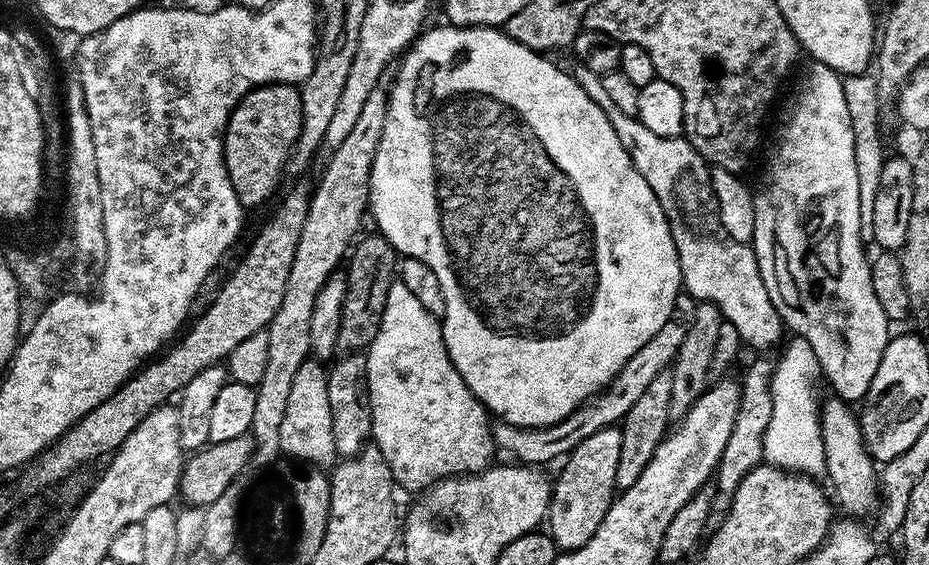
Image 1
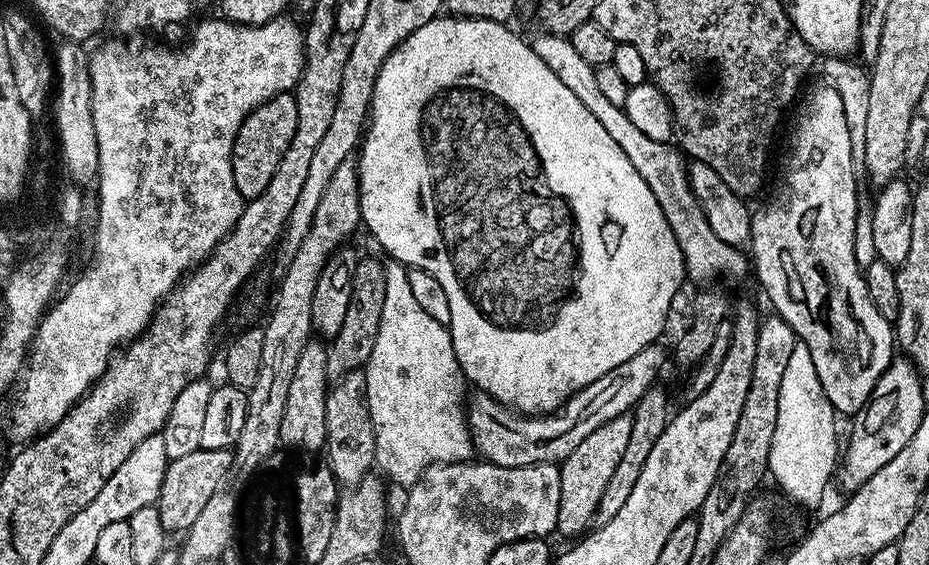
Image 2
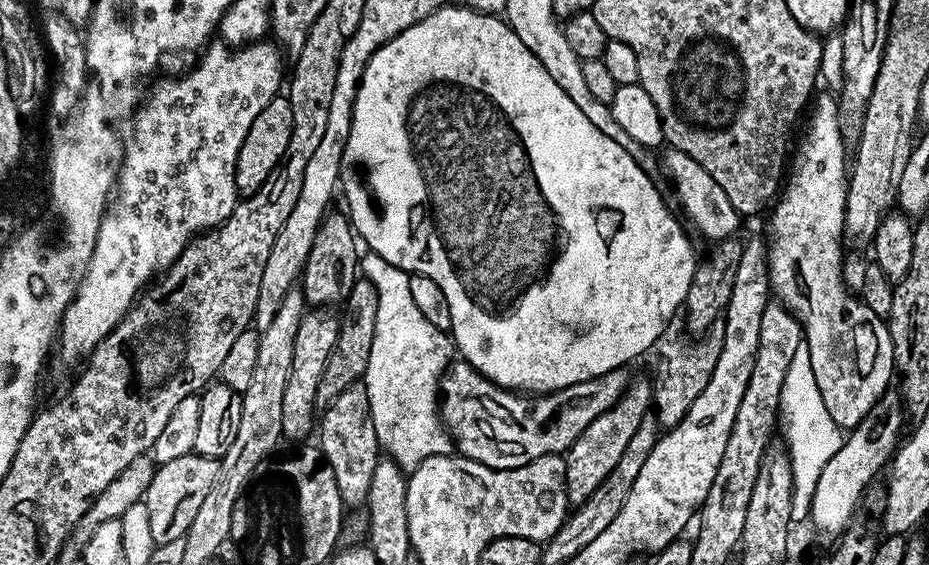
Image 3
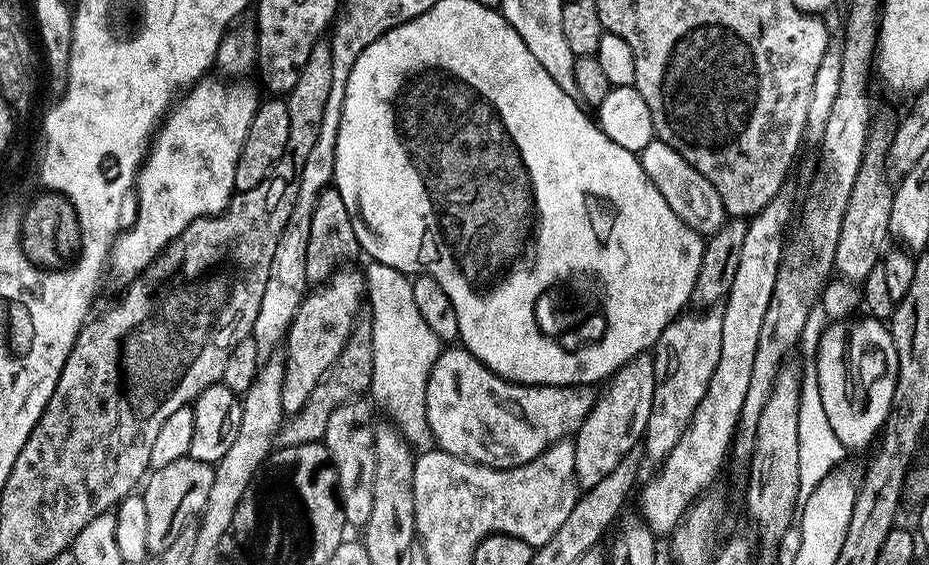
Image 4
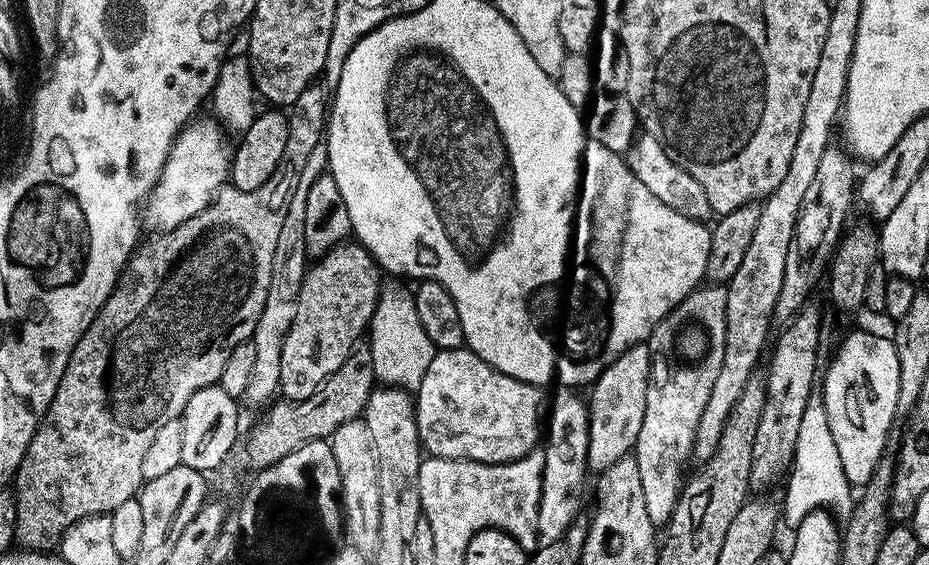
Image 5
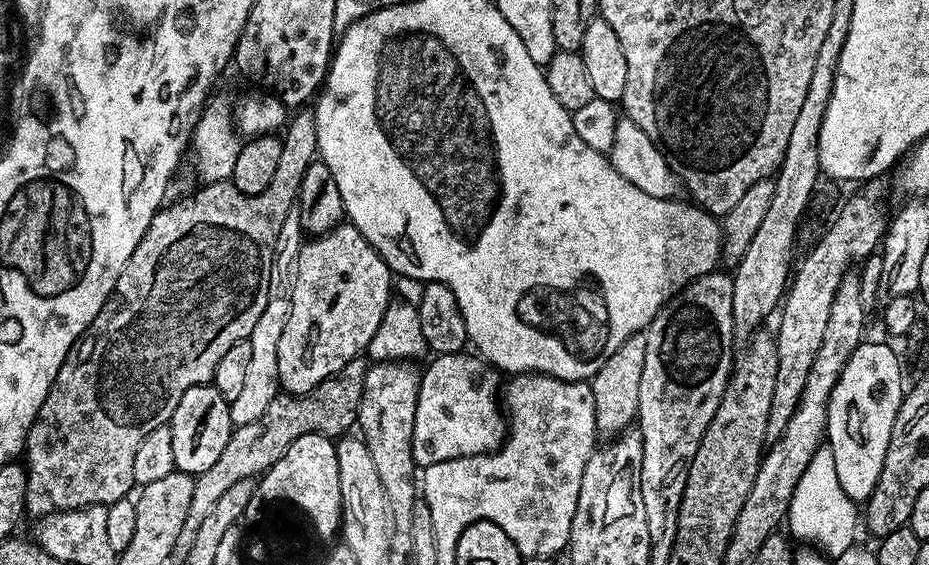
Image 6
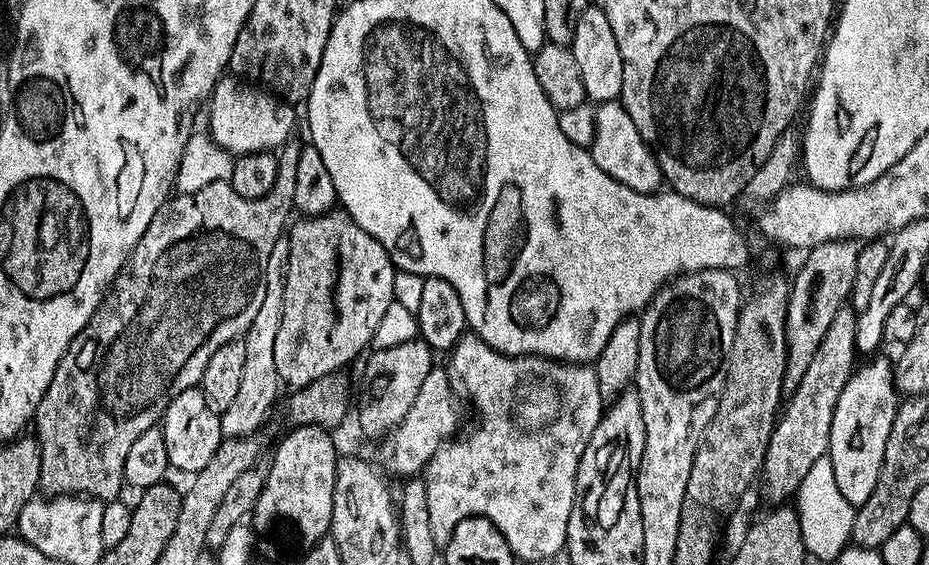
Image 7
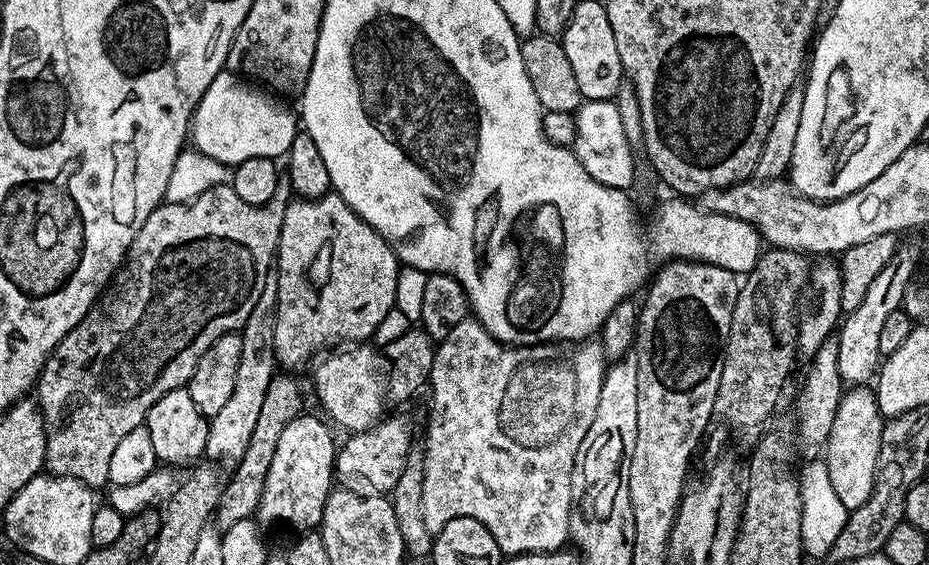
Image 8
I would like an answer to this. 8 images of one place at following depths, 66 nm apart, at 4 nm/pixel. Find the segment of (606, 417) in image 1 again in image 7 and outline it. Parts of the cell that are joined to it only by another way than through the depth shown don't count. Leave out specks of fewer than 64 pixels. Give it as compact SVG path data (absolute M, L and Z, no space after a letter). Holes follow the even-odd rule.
M434 366L426 376L414 403L407 411L406 418L392 433L392 452L390 462L393 470L402 478L419 475L441 444L447 443L460 422L460 404L450 386L451 377L440 366Z

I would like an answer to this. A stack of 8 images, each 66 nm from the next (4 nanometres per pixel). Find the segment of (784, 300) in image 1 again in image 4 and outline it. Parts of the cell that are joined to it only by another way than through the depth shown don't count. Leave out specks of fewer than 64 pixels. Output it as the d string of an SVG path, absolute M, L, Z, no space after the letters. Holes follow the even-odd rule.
M862 318L829 323L820 336L814 361L826 418L830 418L830 426L846 450L864 448L880 436L892 408L897 378L897 350L891 329L883 321Z

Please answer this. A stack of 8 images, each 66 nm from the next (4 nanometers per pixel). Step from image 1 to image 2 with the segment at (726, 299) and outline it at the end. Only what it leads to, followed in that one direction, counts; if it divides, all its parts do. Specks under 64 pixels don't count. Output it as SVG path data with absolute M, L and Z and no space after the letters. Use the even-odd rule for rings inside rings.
M539 35L530 40L534 54L538 54L538 58L542 58L542 62L546 62L546 66L550 66L554 74L558 74L558 79L570 90L574 90L578 102L582 102L582 106L586 106L586 110L590 110L590 114L594 114L594 118L598 118L598 122L606 126L606 134L610 134L610 138L614 138L614 142L622 146L622 154L630 158L634 170L642 174L646 186L650 186L654 198L658 198L658 206L662 206L662 214L666 214L666 222L670 222L670 230L674 230L674 238L682 250L687 279L697 280L697 285L704 286L715 281L712 280L715 276L740 276L747 268L749 271L749 257L745 253L743 256L740 253L743 251L737 245L722 242L722 238L718 238L718 234L710 230L710 222L706 222L706 214L688 181L688 164L681 149L671 143L654 142L654 138L642 134L642 130L638 130L638 126L630 122L623 108L614 106L614 102L607 100L598 91L596 69L574 51L569 37Z

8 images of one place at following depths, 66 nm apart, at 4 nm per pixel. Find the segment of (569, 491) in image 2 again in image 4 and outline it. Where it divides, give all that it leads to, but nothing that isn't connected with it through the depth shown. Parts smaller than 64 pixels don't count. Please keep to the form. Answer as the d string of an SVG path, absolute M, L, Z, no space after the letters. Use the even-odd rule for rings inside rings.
M651 355L630 358L603 385L604 393L597 395L593 408L574 433L574 470L581 489L598 486L626 454L637 451L643 441L644 431L650 422L650 410L654 407L654 359Z

